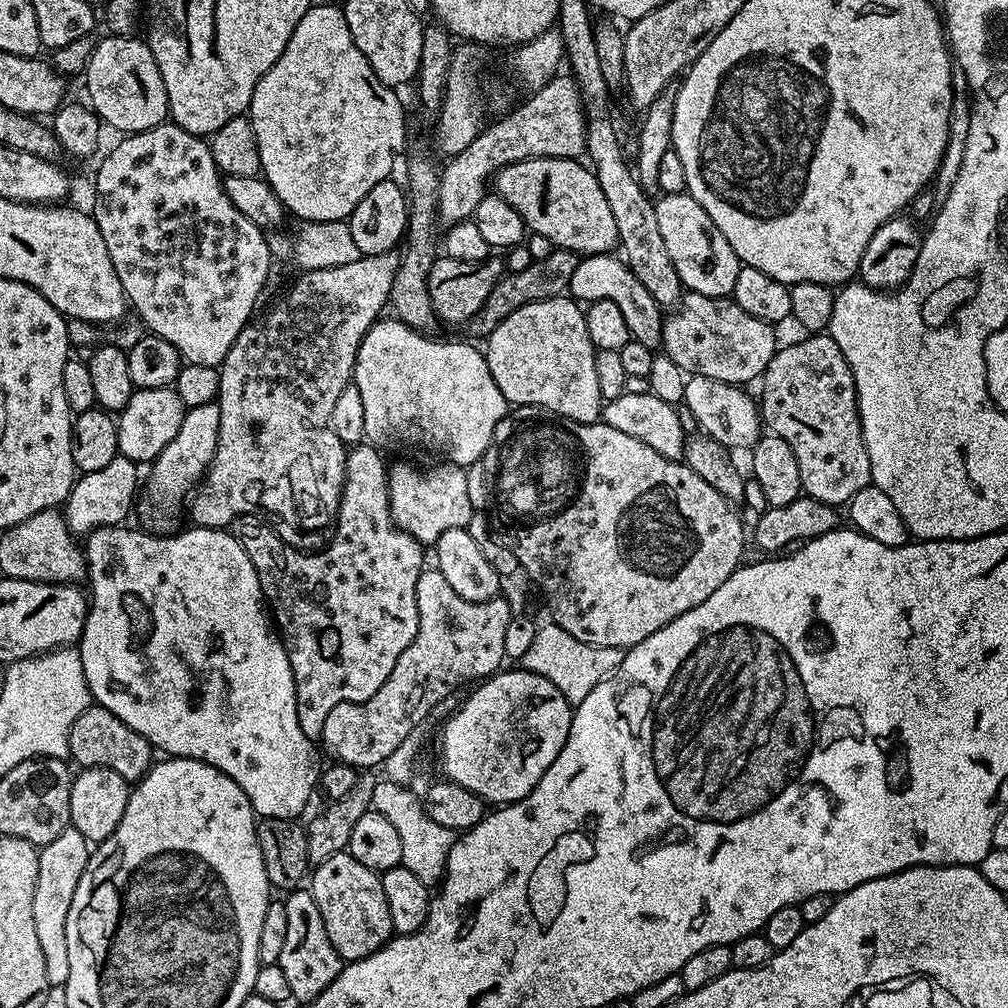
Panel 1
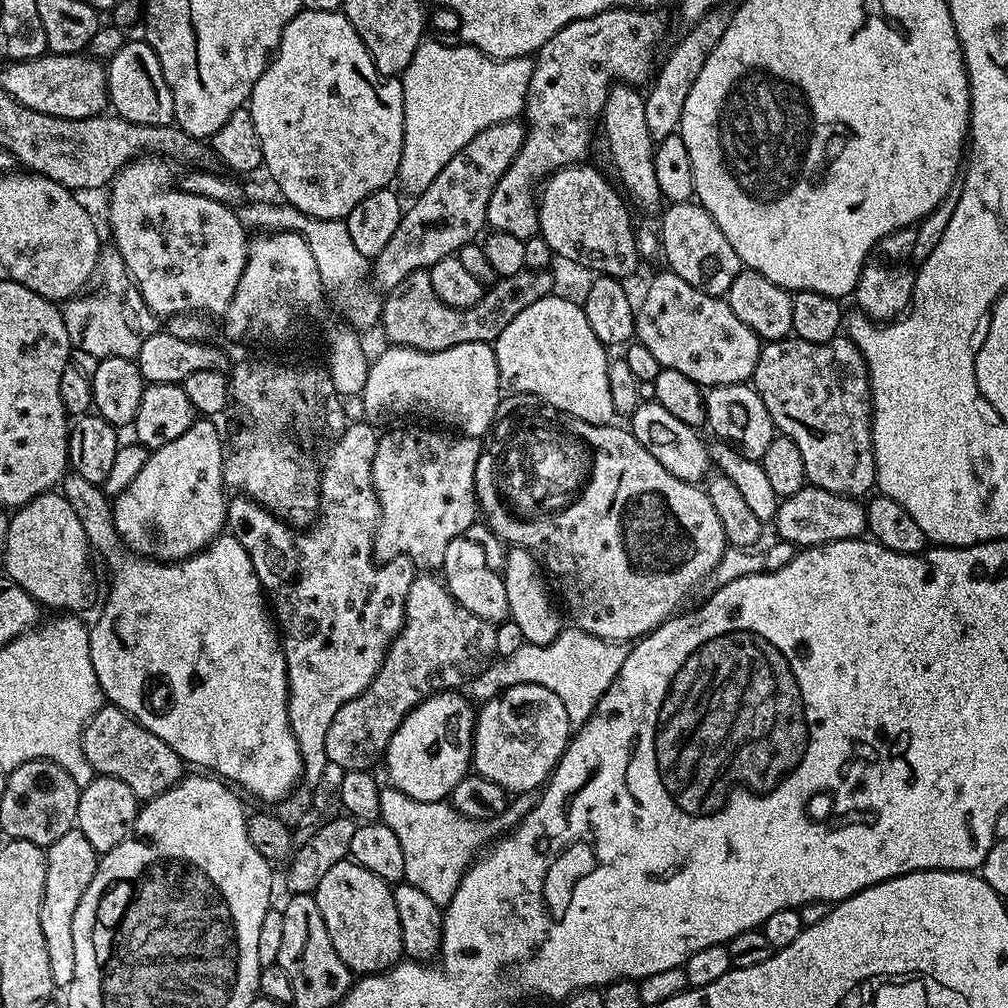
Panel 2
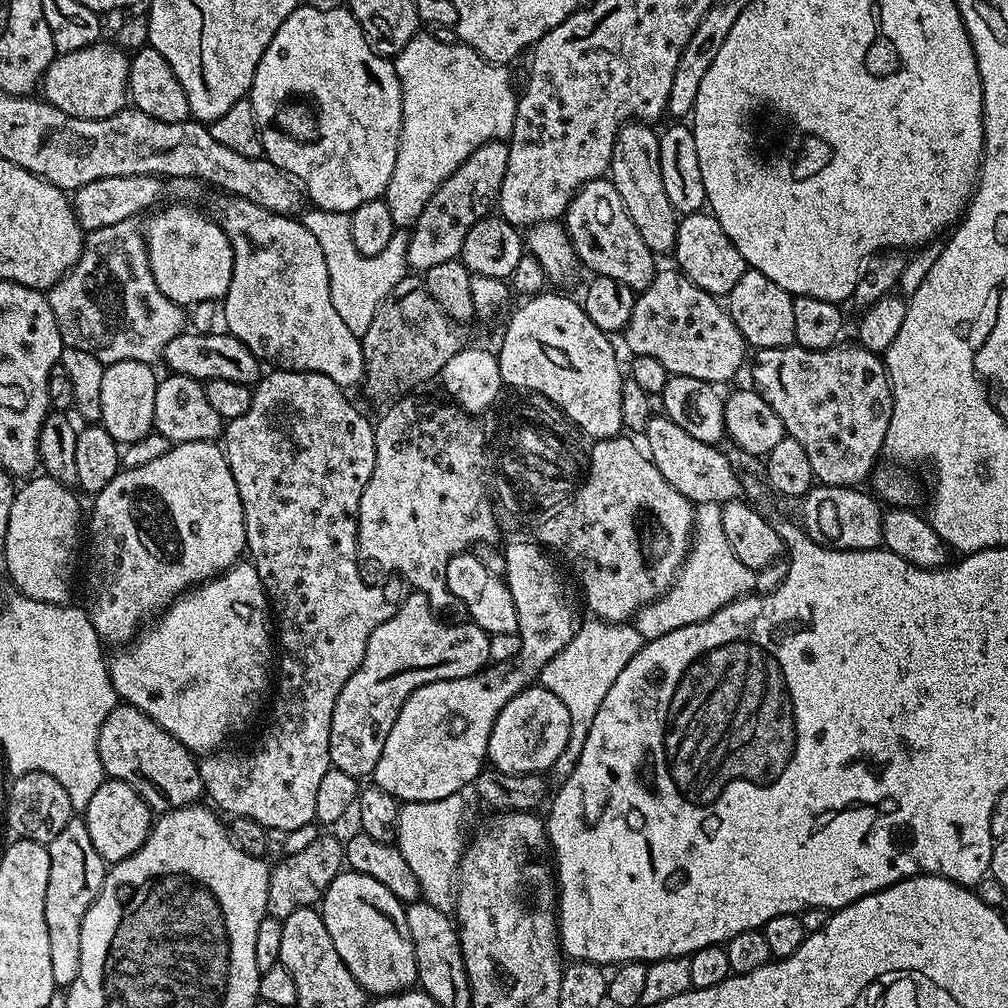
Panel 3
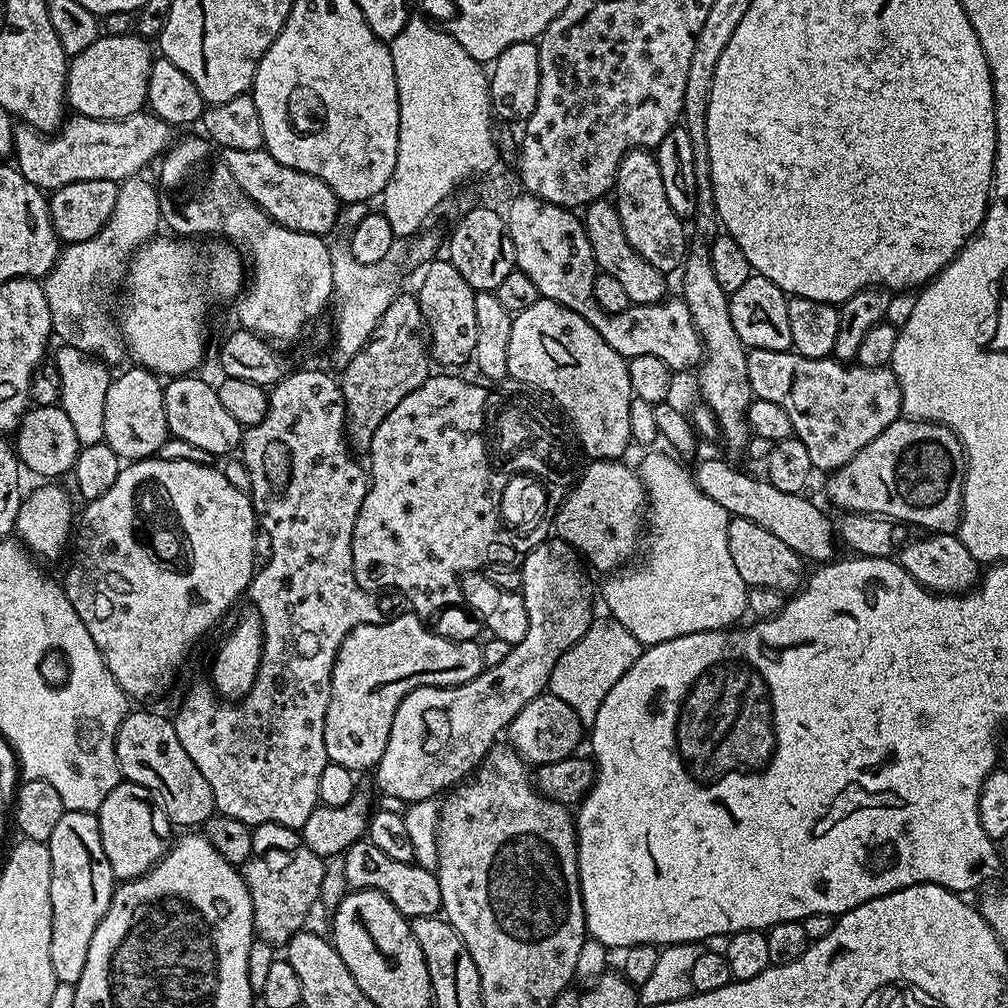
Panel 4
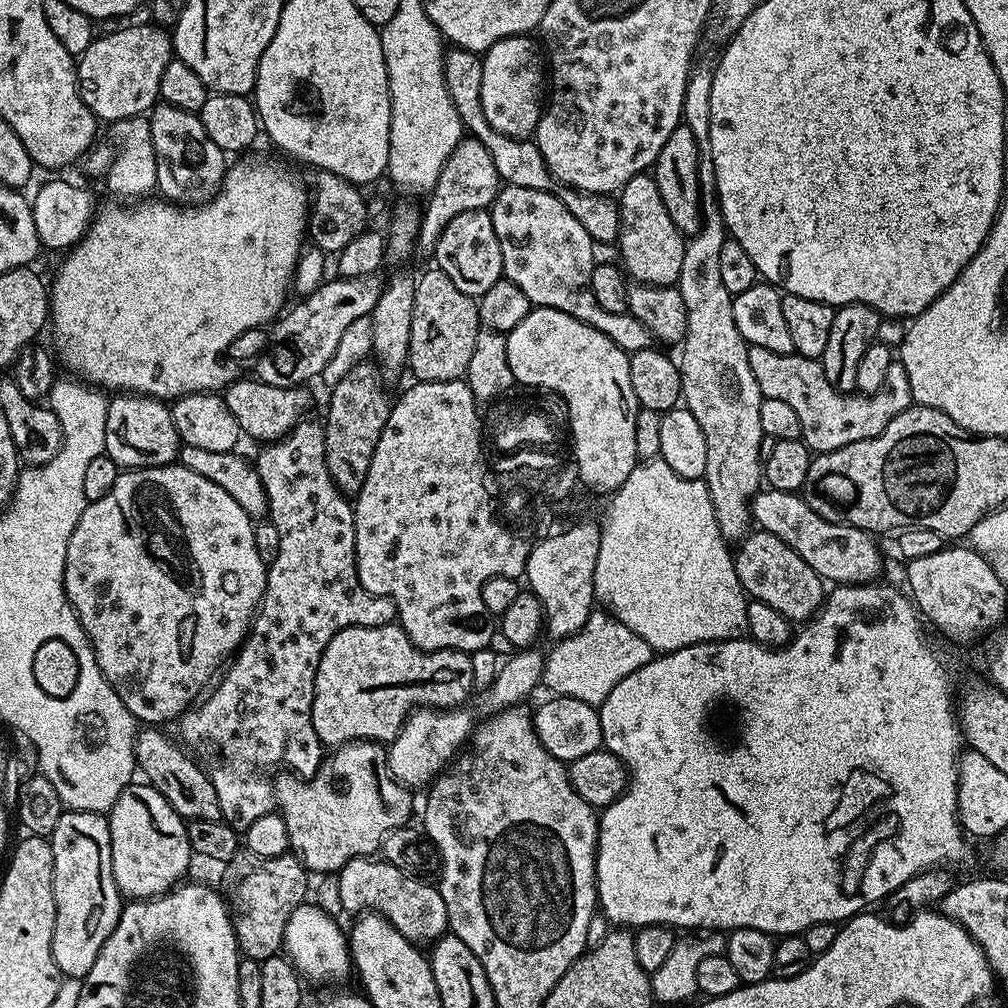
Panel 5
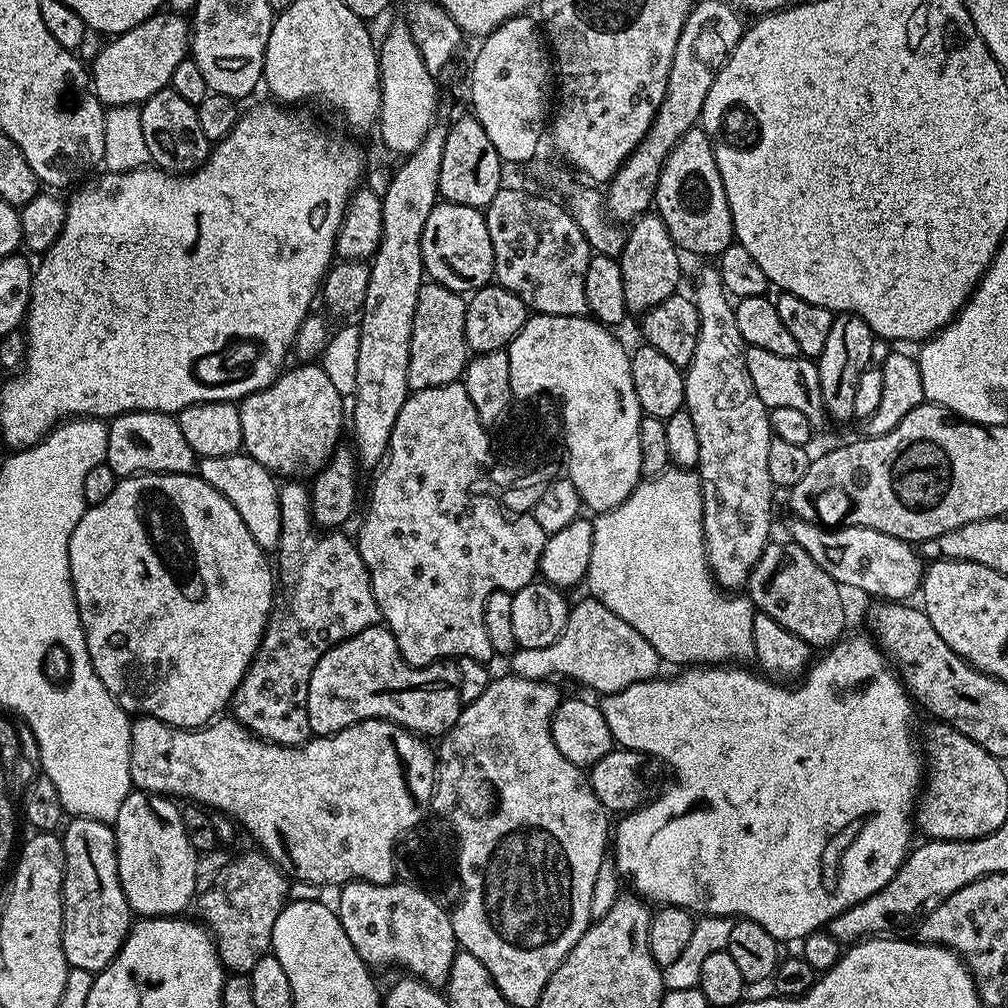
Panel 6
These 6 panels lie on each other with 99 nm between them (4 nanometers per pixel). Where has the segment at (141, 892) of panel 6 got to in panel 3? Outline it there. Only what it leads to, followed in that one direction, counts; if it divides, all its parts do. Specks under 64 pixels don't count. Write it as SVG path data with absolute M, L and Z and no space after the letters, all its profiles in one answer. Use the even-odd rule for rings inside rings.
M106 778L102 786L98 786L94 798L90 798L90 806L82 809L82 819L86 830L90 830L90 842L94 842L94 850L98 850L100 857L109 865L114 865L119 860L130 858L148 841L154 813L129 784Z

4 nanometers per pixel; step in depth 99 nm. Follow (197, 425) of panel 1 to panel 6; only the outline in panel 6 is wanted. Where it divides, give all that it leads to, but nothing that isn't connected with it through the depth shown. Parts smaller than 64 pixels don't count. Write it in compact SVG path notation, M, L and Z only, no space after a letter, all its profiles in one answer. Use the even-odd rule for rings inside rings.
M162 472L159 474L137 474L121 479L114 486L114 494L106 498L106 502L85 507L78 526L74 526L74 534L70 534L70 574L74 586L74 598L78 606L80 621L84 627L86 646L90 654L90 662L94 666L94 674L102 678L102 686L110 690L124 711L129 714L153 716L166 722L171 728L202 728L217 719L220 712L232 703L232 696L242 682L254 654L260 649L272 609L272 568L268 565L265 549L250 538L250 530L246 530L246 522L230 502L214 486L200 479L199 475L179 476Z

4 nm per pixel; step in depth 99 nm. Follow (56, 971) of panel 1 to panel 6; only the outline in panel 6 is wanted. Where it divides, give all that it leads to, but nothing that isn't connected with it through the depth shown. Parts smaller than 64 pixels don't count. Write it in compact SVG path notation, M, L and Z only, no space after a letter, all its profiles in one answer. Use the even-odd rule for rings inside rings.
M81 816L69 819L62 828L62 839L64 842L64 925L62 926L62 950L66 954L66 962L69 969L77 968L78 970L86 970L90 973L101 972L111 960L116 957L118 950L124 944L125 938L128 937L128 930L134 923L134 913L128 907L126 902L126 894L120 885L118 878L118 858L116 857L116 834L112 824L103 824L97 820L90 818L82 818Z

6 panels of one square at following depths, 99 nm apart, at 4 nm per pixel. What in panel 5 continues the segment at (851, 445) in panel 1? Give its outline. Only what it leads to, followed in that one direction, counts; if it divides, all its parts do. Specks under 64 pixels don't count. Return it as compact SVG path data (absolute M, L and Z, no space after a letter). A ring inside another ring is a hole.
M762 346L749 347L748 357L761 397L766 400L779 398L792 407L794 414L798 414L798 422L802 422L800 439L813 454L838 450L842 446L850 446L850 442L862 442L882 434L882 430L886 430L902 410L911 408L914 403L910 394L910 378L906 378L906 370L898 362L890 366L886 382L882 382L882 390L865 396L845 394L830 386L819 360L795 354L774 354L774 350L766 350Z

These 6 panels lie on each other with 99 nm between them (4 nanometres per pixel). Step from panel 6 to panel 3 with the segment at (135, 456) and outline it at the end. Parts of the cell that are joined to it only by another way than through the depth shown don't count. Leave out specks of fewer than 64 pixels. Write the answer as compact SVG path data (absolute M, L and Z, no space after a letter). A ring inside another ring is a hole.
M120 361L107 365L102 374L102 406L99 423L117 444L127 446L146 438L154 428L154 394L158 383L155 367L142 361Z

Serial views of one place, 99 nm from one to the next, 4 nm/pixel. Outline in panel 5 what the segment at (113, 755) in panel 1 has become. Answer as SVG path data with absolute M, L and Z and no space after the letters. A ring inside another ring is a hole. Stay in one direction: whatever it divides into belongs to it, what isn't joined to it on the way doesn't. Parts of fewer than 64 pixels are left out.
M148 726L136 733L136 766L143 779L157 788L167 800L181 802L188 800L187 815L193 820L218 820L220 807L218 794L214 794L211 775L204 772L183 752L179 743L175 744L170 737L156 726Z

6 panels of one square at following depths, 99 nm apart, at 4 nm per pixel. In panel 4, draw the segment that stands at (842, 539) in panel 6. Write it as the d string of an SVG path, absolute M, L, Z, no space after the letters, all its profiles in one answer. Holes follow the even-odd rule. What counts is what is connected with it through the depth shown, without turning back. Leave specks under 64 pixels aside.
M724 460L702 461L694 468L694 479L702 494L714 498L718 506L728 511L729 517L746 518L762 526L762 530L770 530L774 538L786 542L786 546L790 546L790 550L794 550L805 561L828 562L837 555L838 536L834 524L828 521L827 514L814 501L807 500L807 495L778 490L778 486L771 484L767 478L755 480Z

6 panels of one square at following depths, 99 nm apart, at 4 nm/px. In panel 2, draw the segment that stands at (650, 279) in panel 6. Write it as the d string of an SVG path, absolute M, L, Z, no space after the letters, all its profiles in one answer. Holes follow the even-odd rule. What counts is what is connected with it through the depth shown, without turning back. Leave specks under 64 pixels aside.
M627 82L613 83L612 89L608 91L606 106L602 113L602 124L604 120L604 138L608 142L608 150L612 154L612 162L616 166L616 172L620 178L619 183L631 203L640 208L652 212L662 204L660 187L658 186L658 174L656 173L656 146L657 141L652 139L649 127L646 126L646 106L644 105L645 93L635 84Z

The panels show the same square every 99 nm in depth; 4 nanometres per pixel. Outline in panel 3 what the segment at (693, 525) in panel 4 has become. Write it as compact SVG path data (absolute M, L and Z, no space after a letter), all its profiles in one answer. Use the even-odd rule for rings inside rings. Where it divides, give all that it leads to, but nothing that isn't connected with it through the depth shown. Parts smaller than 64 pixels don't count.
M697 504L694 508L694 539L688 556L680 567L676 583L652 604L640 609L634 617L638 634L647 642L670 634L682 626L690 626L710 618L722 606L734 602L740 596L749 595L756 587L756 572L750 566L742 566L738 554L730 550L730 542L722 530L721 505Z

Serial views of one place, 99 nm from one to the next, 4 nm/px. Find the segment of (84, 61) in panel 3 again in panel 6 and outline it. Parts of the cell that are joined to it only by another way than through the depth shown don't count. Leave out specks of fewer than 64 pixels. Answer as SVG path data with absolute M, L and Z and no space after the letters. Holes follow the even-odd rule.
M161 10L138 26L113 35L90 64L90 87L100 103L117 108L123 104L143 105L158 90L172 83L174 66L190 56L190 24L181 13Z

